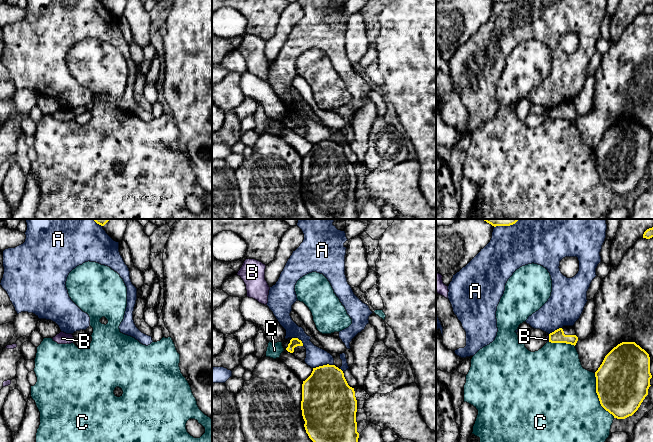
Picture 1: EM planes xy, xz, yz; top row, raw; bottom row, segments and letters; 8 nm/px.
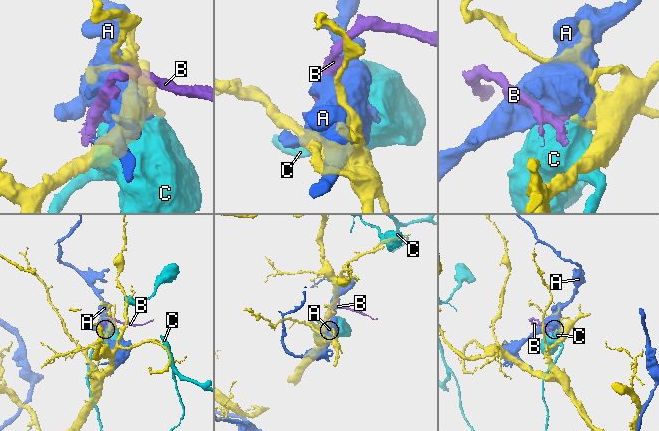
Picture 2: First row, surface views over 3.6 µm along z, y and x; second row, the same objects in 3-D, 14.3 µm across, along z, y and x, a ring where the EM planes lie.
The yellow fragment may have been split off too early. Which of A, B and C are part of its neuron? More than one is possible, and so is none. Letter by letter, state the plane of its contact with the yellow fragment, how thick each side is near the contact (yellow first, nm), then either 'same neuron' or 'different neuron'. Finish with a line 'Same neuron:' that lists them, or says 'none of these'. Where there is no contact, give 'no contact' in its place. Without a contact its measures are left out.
A: meets yellow in xz; 400 nm thick on the yellow side, 160 nm on the other; different neuron
B: meets yellow in yz; 110 nm thick on the yellow side, 40 nm on the other; different neuron
C: meets yellow in yz; 440 nm thick on the yellow side, 500 nm on the other; different neuron
Same neuron: none of these

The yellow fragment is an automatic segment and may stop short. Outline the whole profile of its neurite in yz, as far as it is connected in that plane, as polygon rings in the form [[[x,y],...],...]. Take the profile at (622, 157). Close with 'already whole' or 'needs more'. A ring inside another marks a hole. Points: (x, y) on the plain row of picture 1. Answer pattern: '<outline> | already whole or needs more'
[[[622,118],[604,134],[595,148],[596,169],[601,182],[617,195],[632,192],[648,171],[650,155],[649,130],[635,118]]] | already whole

